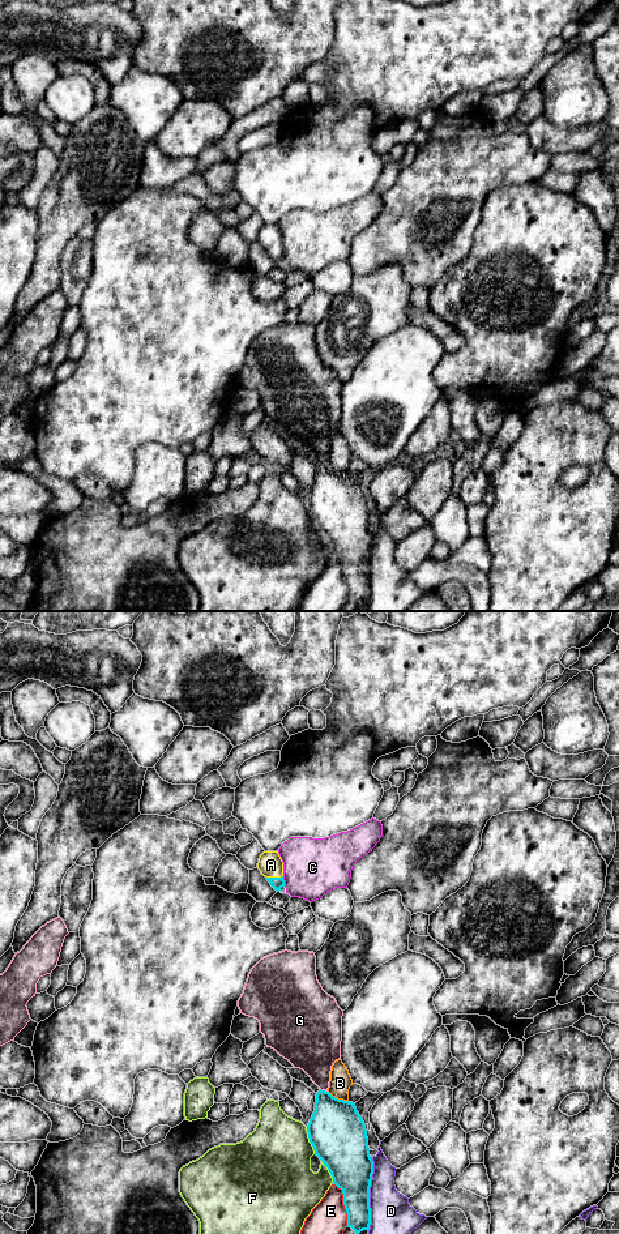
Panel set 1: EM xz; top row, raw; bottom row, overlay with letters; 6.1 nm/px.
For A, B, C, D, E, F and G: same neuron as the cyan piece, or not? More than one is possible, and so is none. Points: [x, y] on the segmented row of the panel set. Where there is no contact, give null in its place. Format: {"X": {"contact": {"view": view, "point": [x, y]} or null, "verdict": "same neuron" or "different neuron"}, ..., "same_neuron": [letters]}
{"A": {"contact": {"view": "xz", "point": [274, 878]}, "verdict": "same neuron"}, "B": {"contact": {"view": "xz", "point": [337, 1098]}, "verdict": "different neuron"}, "C": {"contact": {"view": "xz", "point": [284, 882]}, "verdict": "different neuron"}, "D": {"contact": {"view": "xz", "point": [368, 1194]}, "verdict": "different neuron"}, "E": {"contact": {"view": "xz", "point": [344, 1204]}, "verdict": "different neuron"}, "F": {"contact": {"view": "xz", "point": [310, 1140]}, "verdict": "different neuron"}, "G": {"contact": {"view": "xz", "point": [324, 1091]}, "verdict": "different neuron"}, "same_neuron": ["A"]}

